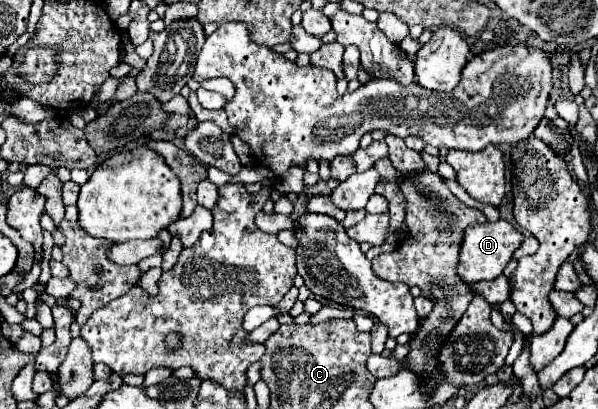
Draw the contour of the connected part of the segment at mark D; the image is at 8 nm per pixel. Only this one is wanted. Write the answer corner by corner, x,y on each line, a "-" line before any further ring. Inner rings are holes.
506,220
468,226
468,230
464,230
464,238
460,244
460,262
456,266
456,274
466,284
482,282
482,280
494,280
496,276
502,274
504,266
510,262
514,250
522,244
522,240
524,240
524,234
520,230
516,230

